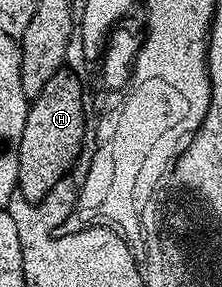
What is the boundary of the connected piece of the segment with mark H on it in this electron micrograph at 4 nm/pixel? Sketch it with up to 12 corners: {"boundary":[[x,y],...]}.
{"boundary":[[63,67],[29,102],[17,192],[42,199],[86,141],[82,81]]}

